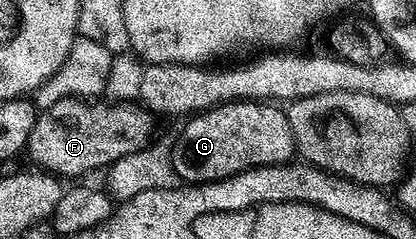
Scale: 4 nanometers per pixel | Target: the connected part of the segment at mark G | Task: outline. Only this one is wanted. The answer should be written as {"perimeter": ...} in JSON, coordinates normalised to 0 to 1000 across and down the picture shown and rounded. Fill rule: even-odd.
{"perimeter":[[[560,418],[471,469],[462,502],[430,556],[421,611],[406,628],[411,695],[433,762],[481,774],[495,757],[529,757],[591,707],[630,690],[688,690],[712,653],[704,531],[695,531],[688,469],[668,435],[630,418]]]}

